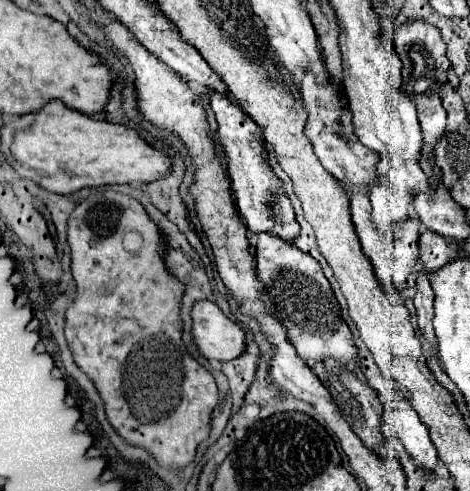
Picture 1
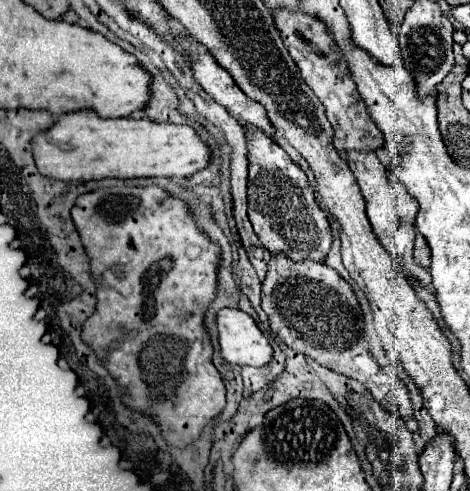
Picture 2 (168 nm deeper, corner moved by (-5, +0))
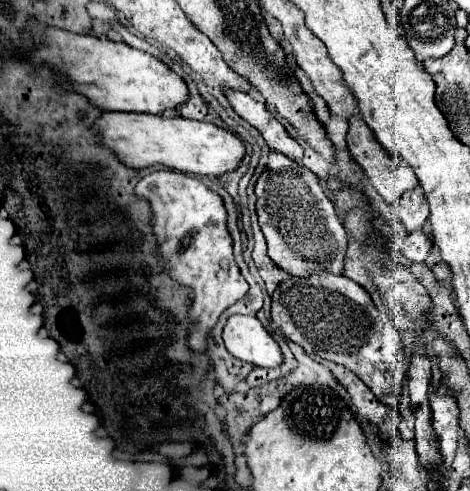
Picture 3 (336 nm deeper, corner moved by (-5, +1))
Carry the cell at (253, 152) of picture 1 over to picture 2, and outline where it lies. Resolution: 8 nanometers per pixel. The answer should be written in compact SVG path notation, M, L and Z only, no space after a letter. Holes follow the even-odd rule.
M250 128L248 136L248 216L258 234L262 246L272 254L284 254L294 262L314 260L324 262L332 248L332 228L320 210L314 190L300 166L296 166L290 156L262 130Z

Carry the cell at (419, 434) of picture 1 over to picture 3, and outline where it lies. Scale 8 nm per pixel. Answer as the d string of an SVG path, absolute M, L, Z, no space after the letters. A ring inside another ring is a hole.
M316 271L310 277L290 277L290 281L282 281L272 293L272 321L290 341L298 343L314 359L348 367L354 375L364 379L376 399L396 409L402 399L402 383L392 378L397 373L399 378L405 377L408 361L402 357L402 343L392 323L390 327L387 323L385 333L388 335L383 347L382 323L378 323L376 315L378 311L370 295L358 283L328 271ZM395 368L399 372L395 372Z

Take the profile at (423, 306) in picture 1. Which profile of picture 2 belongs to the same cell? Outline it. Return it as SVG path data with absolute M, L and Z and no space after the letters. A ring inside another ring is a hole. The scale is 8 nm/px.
M402 220L402 222L398 224L398 230L392 234L392 238L394 238L394 242L396 242L396 252L394 252L394 256L396 256L396 260L400 262L400 266L402 266L410 276L418 278L422 286L428 286L428 284L432 282L428 268L422 268L422 266L416 264L414 258L412 258L414 236L416 236L414 224Z

